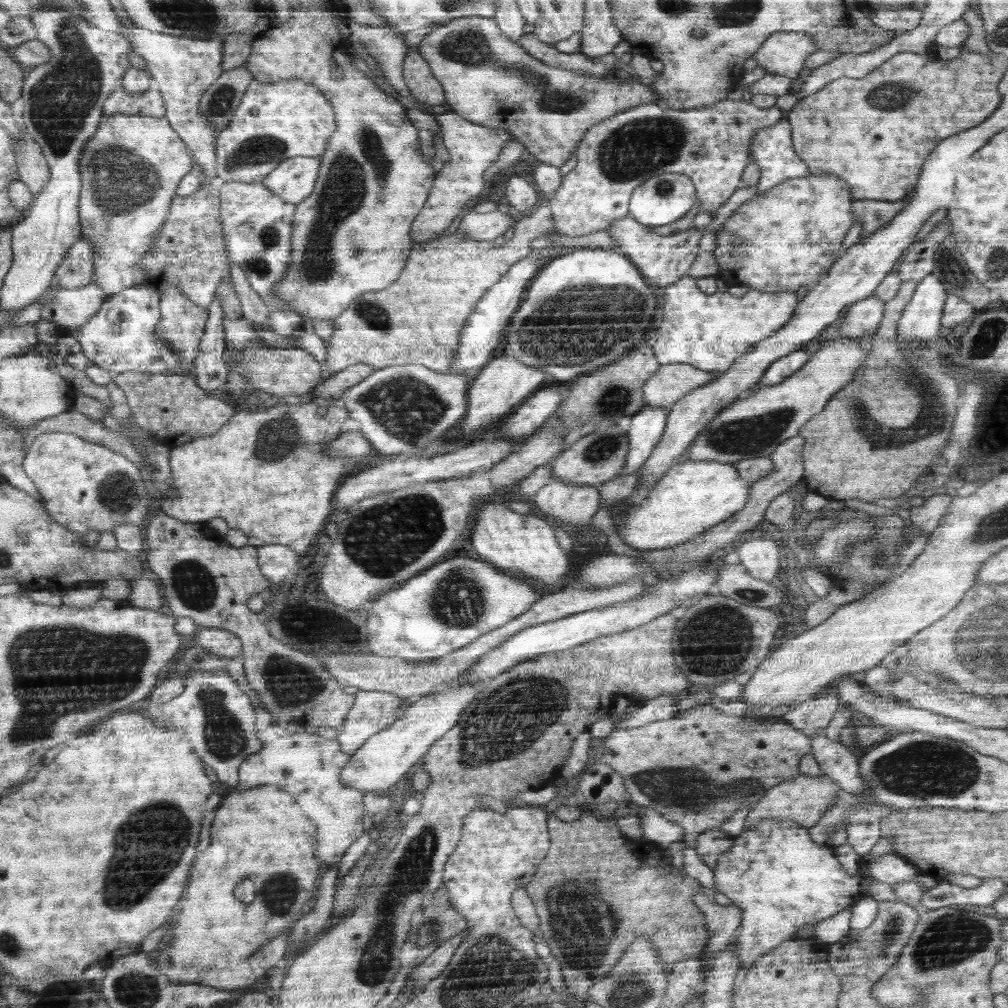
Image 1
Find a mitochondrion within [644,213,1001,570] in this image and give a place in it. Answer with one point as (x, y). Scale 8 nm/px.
(911, 376)

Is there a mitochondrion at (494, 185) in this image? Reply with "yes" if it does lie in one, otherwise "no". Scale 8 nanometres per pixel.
no

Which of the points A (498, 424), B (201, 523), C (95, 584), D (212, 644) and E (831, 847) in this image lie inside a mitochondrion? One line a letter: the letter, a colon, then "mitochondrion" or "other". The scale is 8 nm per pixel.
A: other
B: other
C: other
D: other
E: other

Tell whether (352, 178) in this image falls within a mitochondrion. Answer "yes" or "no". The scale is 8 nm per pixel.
yes

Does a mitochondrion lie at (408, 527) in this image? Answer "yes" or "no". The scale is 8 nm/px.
yes

